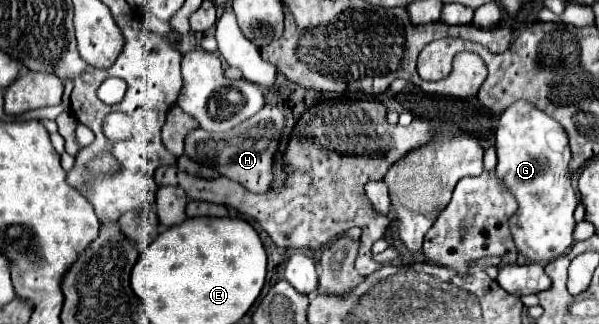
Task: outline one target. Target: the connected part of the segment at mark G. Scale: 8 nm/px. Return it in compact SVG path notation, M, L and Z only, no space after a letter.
M519 101L499 117L495 151L495 173L505 181L519 203L515 217L509 219L509 229L519 253L531 263L561 257L573 245L573 211L577 207L577 197L567 177L571 151L565 129L545 111L535 109L527 101Z

